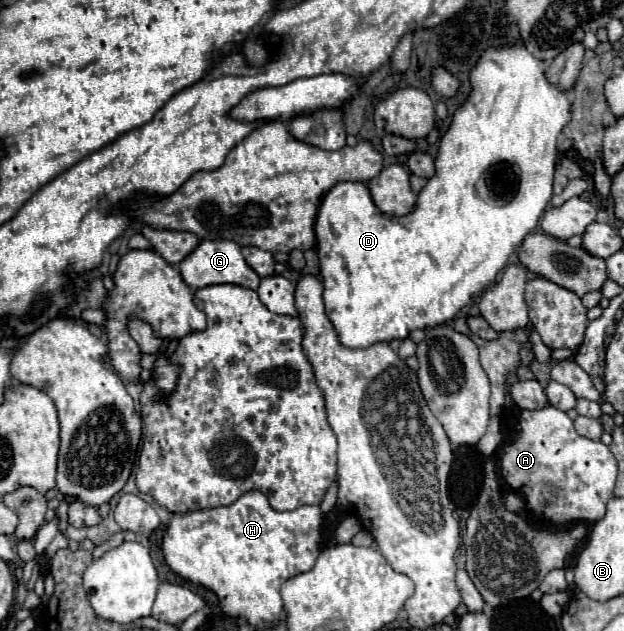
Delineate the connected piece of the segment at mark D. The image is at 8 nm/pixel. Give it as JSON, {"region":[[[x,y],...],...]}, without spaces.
{"region":[[[517,39],[513,43],[503,43],[499,47],[489,47],[479,57],[477,65],[471,69],[469,75],[471,81],[471,93],[465,99],[465,103],[455,111],[453,121],[447,129],[447,133],[441,139],[439,153],[435,159],[437,175],[427,181],[427,187],[419,193],[417,209],[413,215],[407,217],[389,217],[383,215],[375,206],[371,198],[367,184],[364,182],[345,181],[335,185],[329,193],[323,197],[315,221],[315,233],[317,233],[317,255],[321,261],[321,279],[325,285],[323,301],[325,311],[335,325],[339,333],[339,341],[353,349],[369,347],[377,341],[391,341],[391,339],[405,339],[415,329],[435,327],[441,323],[447,323],[456,318],[457,314],[465,307],[473,295],[485,291],[489,285],[495,283],[497,273],[505,267],[509,255],[521,245],[527,233],[531,233],[545,213],[547,203],[553,195],[553,175],[555,175],[555,157],[557,157],[557,137],[563,131],[563,127],[571,121],[571,99],[569,93],[563,89],[557,89],[547,79],[547,63],[543,59],[533,57],[527,47],[523,45],[523,39]]]}

